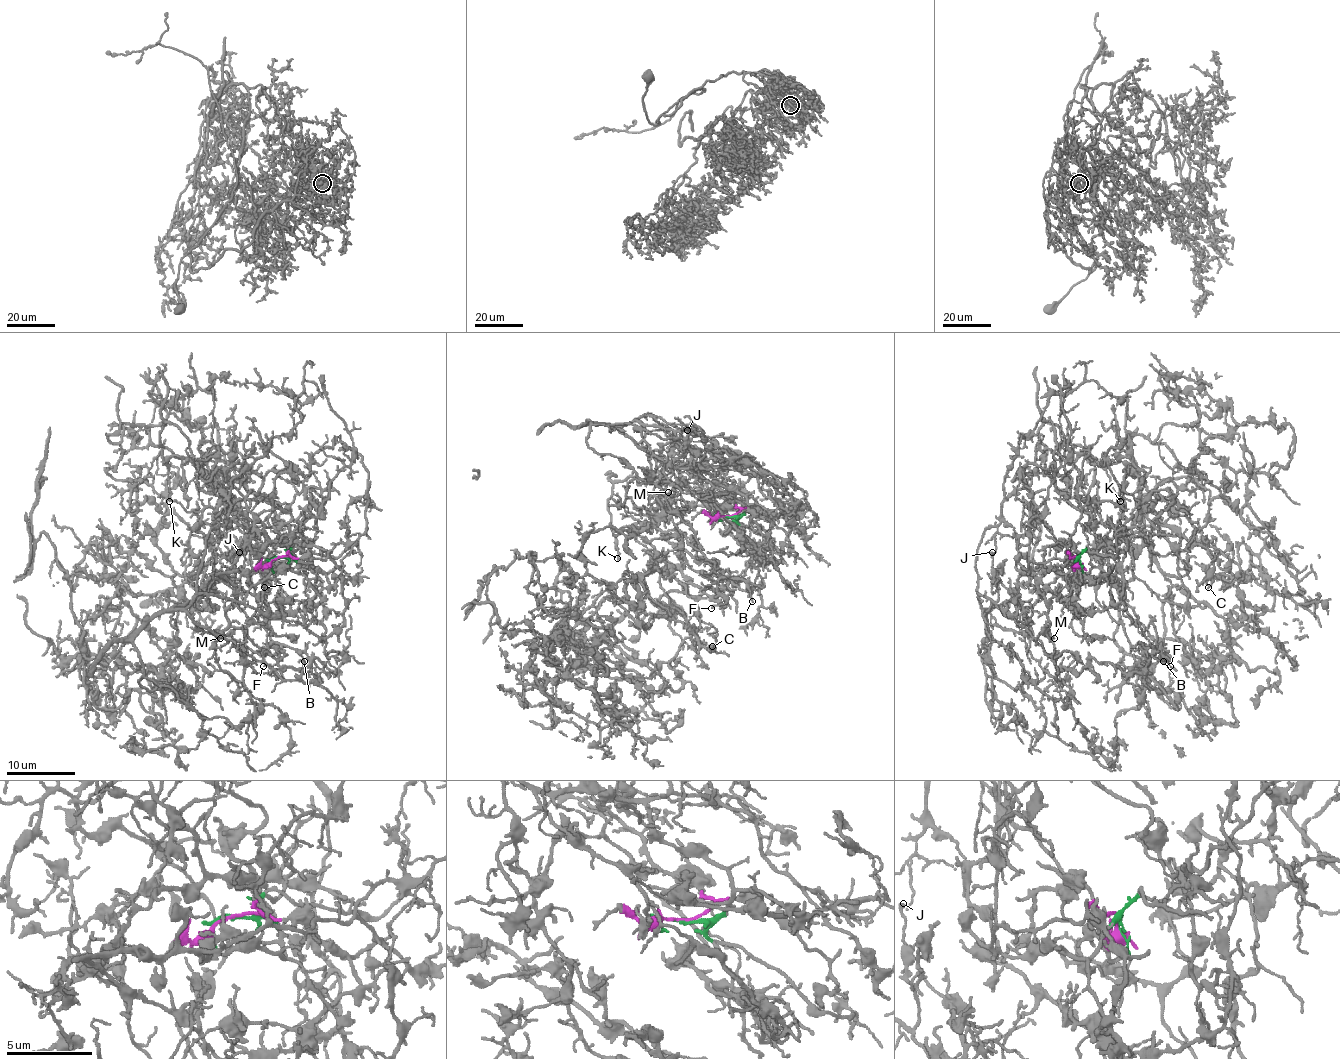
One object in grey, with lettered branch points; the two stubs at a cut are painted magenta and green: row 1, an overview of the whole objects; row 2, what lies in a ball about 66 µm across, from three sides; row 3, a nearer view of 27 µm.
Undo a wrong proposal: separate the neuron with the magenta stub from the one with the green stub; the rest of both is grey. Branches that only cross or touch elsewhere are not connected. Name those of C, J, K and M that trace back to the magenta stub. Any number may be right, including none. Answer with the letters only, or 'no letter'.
C, K

